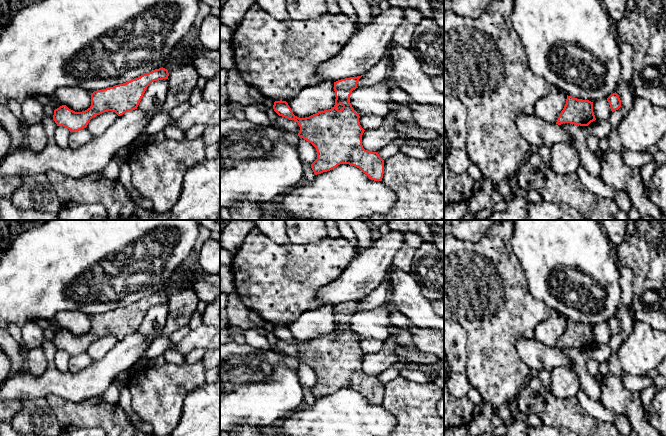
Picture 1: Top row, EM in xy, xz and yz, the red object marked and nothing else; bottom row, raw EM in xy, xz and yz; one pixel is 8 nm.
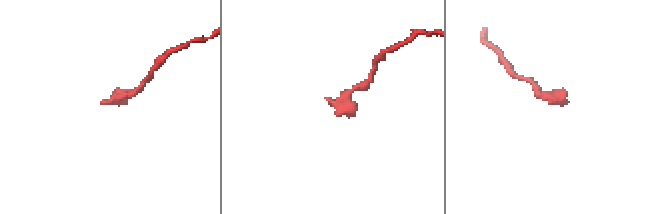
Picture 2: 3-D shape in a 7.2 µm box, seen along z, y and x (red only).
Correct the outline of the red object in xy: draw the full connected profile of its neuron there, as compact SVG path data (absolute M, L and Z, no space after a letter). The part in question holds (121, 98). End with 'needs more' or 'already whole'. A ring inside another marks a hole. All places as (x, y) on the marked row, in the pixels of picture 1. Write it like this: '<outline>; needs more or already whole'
M165 68L155 69L149 73L143 74L138 78L132 79L124 84L115 85L102 90L91 93L91 106L82 112L75 112L66 105L62 105L54 110L53 120L57 126L66 127L70 132L79 131L86 128L90 120L104 112L112 111L118 116L128 111L137 109L147 87L154 81L168 79L169 73Z; already whole

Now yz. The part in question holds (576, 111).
M567 95L566 104L559 114L556 124L570 123L580 126L588 126L595 121L593 102L577 99Z; already whole

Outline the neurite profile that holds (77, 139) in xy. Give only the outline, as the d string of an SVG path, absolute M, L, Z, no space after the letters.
M83 128L79 131L71 132L68 139L68 146L73 149L77 149L93 139L91 133L87 128Z

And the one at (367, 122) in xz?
M364 115L360 116L359 122L364 130L376 129L384 123L384 117L377 115Z

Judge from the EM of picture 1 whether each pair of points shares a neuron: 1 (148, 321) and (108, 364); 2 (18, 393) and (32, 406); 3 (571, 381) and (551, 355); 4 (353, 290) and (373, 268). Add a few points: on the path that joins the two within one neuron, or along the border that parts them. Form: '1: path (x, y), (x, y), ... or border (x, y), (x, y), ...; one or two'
1: border (160, 328), (157, 327), (150, 334), (137, 333); two
2: border (45, 397), (23, 399), (21, 401); two
3: border (570, 367), (555, 366), (550, 371); two
4: path (357, 285), (368, 273); one

